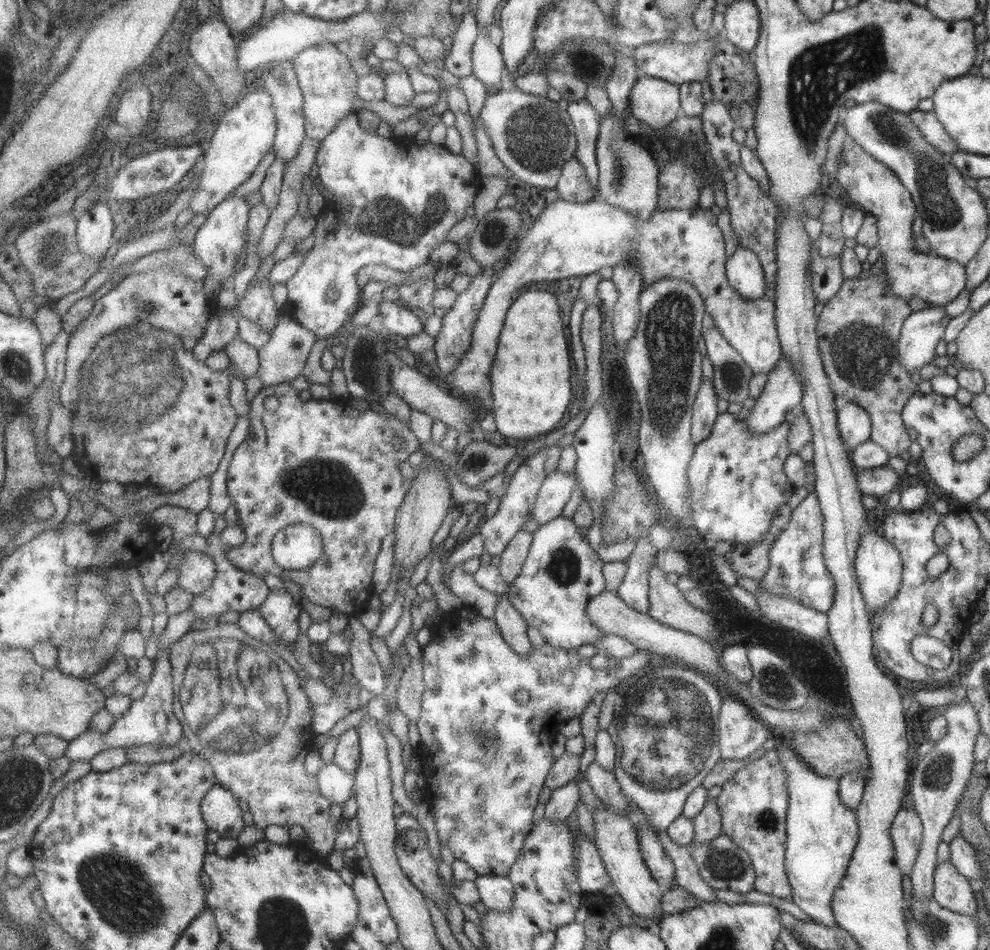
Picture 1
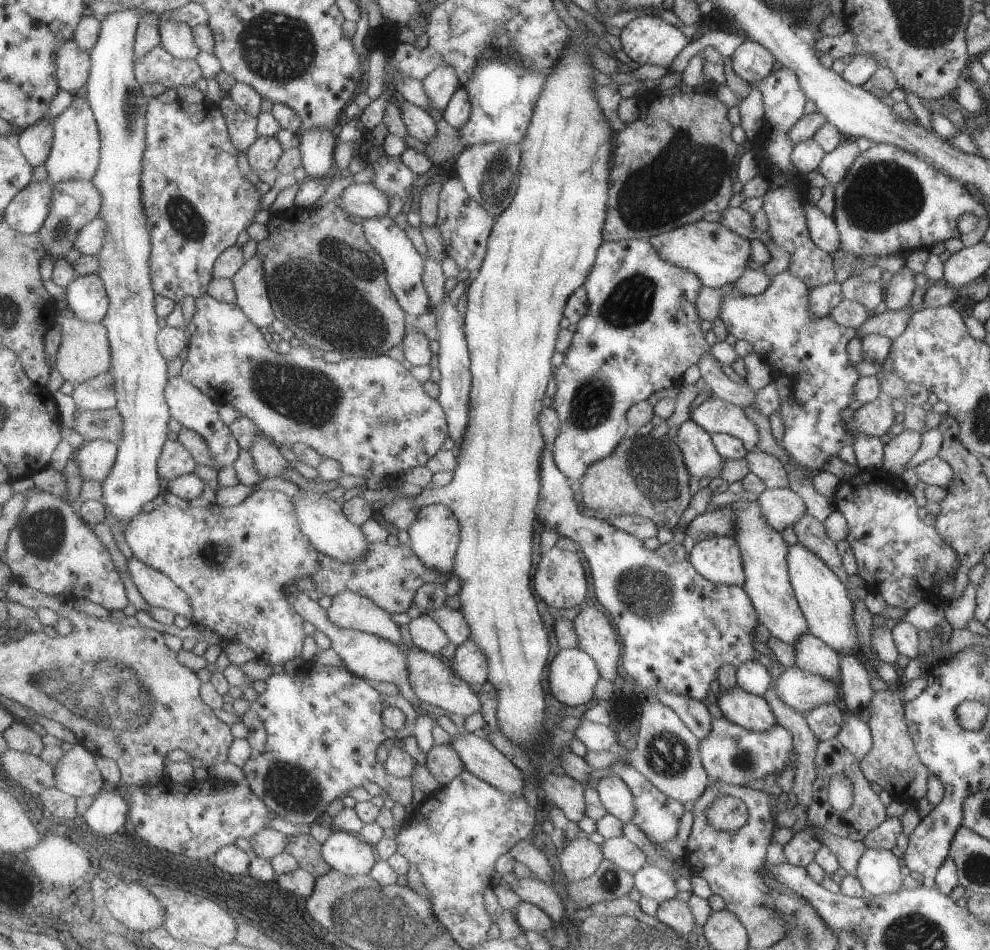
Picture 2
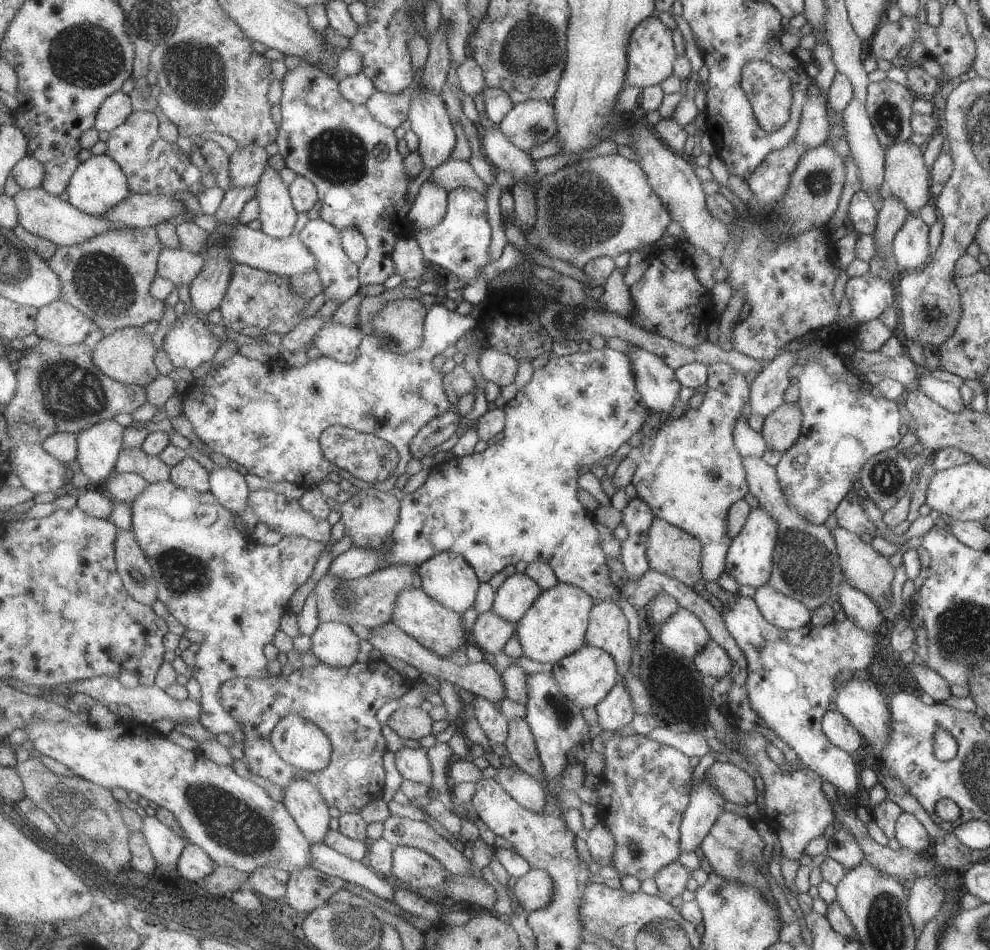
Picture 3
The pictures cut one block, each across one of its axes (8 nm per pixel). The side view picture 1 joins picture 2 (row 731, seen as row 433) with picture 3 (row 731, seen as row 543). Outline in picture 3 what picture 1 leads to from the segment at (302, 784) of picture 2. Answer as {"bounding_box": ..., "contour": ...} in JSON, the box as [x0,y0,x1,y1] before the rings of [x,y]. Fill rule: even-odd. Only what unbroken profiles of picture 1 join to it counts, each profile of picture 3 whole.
{"bounding_box":[220,657,413,814],"contour":[[[382,657],[366,664],[357,663],[352,667],[332,667],[322,661],[319,666],[296,668],[290,676],[269,675],[260,679],[239,677],[228,681],[220,692],[220,700],[223,700],[224,708],[230,710],[232,716],[235,716],[244,728],[246,745],[243,749],[250,770],[268,782],[279,784],[284,790],[294,780],[306,778],[306,780],[312,781],[312,784],[316,784],[331,806],[340,808],[343,814],[360,813],[370,802],[382,799],[384,792],[386,792],[386,784],[388,784],[388,770],[384,766],[384,756],[389,750],[384,730],[382,730],[384,726],[378,718],[378,712],[380,712],[380,708],[384,708],[392,700],[401,702],[402,698],[413,689],[398,680],[391,668],[389,660]],[[288,714],[305,716],[308,720],[316,722],[331,736],[335,752],[332,764],[326,770],[308,772],[282,758],[273,742],[273,732],[282,718]]]}

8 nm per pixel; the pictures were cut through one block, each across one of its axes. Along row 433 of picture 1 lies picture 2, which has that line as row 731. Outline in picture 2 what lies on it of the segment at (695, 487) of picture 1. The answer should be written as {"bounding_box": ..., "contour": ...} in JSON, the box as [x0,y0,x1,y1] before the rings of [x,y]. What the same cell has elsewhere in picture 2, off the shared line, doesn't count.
{"bounding_box":[699,718,793,786],"contour":[[[725,718],[714,719],[710,733],[699,742],[701,764],[710,780],[732,785],[749,786],[749,782],[764,779],[767,774],[784,771],[793,750],[792,734],[776,724],[770,731],[753,732]]]}

